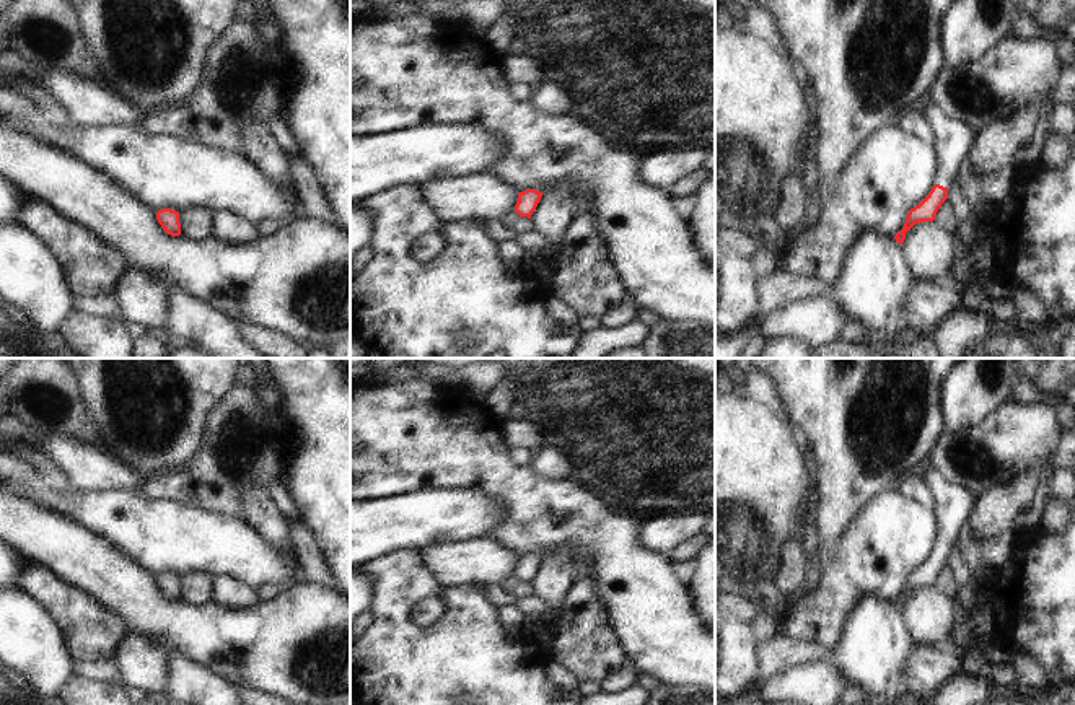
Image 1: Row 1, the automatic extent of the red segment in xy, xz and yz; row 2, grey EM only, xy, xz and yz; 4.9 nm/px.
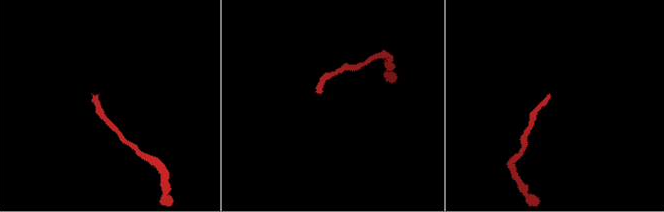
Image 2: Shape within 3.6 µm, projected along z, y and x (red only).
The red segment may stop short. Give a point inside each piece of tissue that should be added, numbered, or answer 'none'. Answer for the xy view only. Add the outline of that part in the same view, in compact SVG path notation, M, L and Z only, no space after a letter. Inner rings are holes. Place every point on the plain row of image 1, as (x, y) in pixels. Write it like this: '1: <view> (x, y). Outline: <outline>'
none.

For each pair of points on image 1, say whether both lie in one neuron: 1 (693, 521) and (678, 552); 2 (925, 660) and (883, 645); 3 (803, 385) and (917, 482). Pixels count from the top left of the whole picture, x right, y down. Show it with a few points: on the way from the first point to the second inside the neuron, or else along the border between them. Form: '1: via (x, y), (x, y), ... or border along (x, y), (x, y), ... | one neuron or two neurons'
1: border along (697, 533), (678, 542), (666, 554) | two neurons
2: border along (914, 645), (906, 666), (906, 687) | two neurons
3: border along (922, 468), (909, 472), (896, 489) | two neurons

